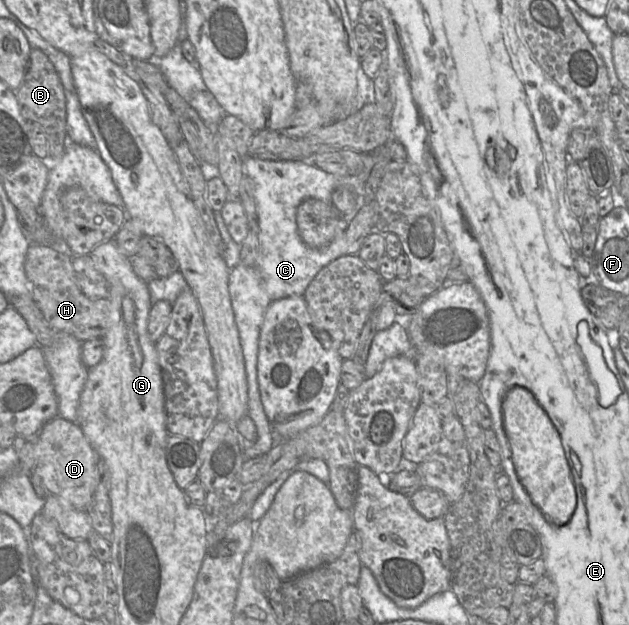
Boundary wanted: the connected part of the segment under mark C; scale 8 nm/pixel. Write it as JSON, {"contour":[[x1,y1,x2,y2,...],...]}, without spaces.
{"contour":[[246,155,243,158,244,175,253,183,253,194,258,220,259,254,254,265,238,263,229,272,228,290,244,356,248,385,248,412,257,430,254,444,243,450,244,460,266,455,273,448,272,430,265,414,257,381,259,335,268,306,288,296,303,296,316,274,333,260,345,254,345,231,336,235,324,247,311,248,299,236,296,213,302,201,315,198,331,203,335,189,346,187,363,196,371,170,351,176,327,173,308,160,264,160]]}

